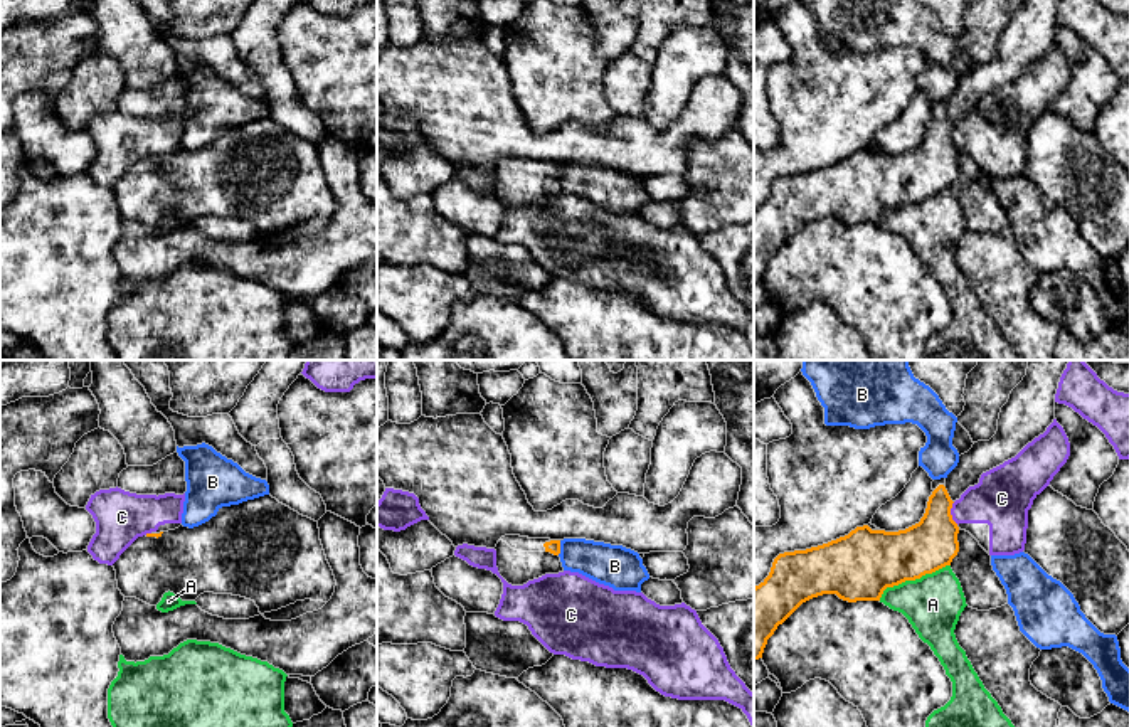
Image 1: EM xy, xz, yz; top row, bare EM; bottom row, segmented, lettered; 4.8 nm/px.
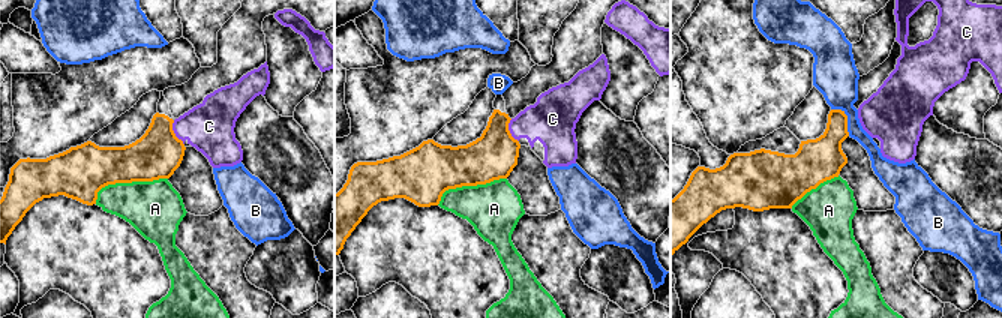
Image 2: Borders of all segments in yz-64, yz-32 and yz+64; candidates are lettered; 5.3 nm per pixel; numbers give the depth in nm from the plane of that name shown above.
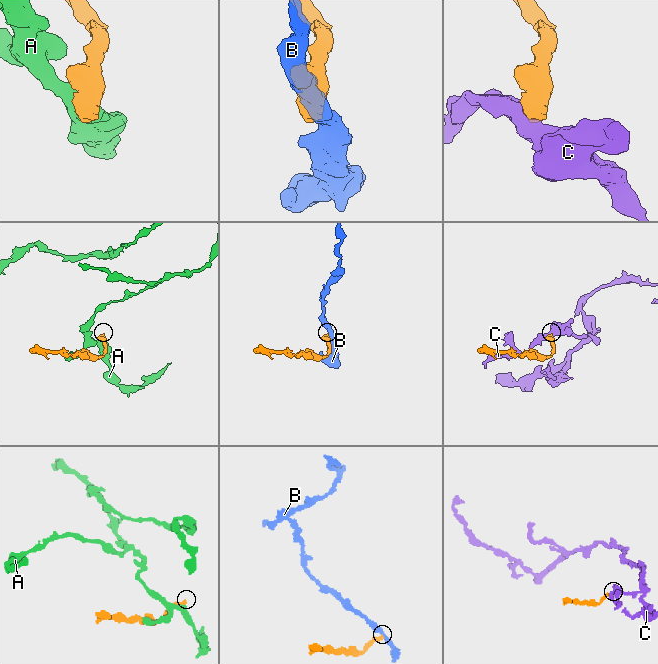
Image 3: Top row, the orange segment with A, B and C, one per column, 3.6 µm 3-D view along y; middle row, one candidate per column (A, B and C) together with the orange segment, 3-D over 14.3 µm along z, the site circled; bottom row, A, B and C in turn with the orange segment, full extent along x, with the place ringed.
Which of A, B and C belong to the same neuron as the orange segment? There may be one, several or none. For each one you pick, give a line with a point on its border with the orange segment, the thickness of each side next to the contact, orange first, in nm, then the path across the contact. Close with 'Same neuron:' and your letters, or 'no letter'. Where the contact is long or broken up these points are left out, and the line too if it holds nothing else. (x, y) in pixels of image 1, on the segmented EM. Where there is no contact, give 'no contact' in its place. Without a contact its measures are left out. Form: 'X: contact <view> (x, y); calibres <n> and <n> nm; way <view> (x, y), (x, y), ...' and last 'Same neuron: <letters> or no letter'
Same neuron: no letter

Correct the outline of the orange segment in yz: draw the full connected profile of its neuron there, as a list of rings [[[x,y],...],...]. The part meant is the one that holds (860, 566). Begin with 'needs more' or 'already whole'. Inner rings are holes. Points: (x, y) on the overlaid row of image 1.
needs more | [[[1028,360],[1026,375],[1001,407],[996,434],[989,441],[974,443],[967,453],[959,456],[959,463],[947,475],[946,483],[939,485],[929,496],[919,523],[898,532],[872,530],[863,525],[828,544],[779,554],[769,576],[754,587],[754,661],[762,658],[767,639],[777,626],[813,597],[836,594],[848,602],[880,601],[887,587],[920,579],[951,565],[959,552],[959,527],[951,515],[952,503],[969,486],[978,485],[983,473],[1015,458],[1028,443],[1047,431],[1055,419],[1055,394],[1067,364],[1068,360]]]

